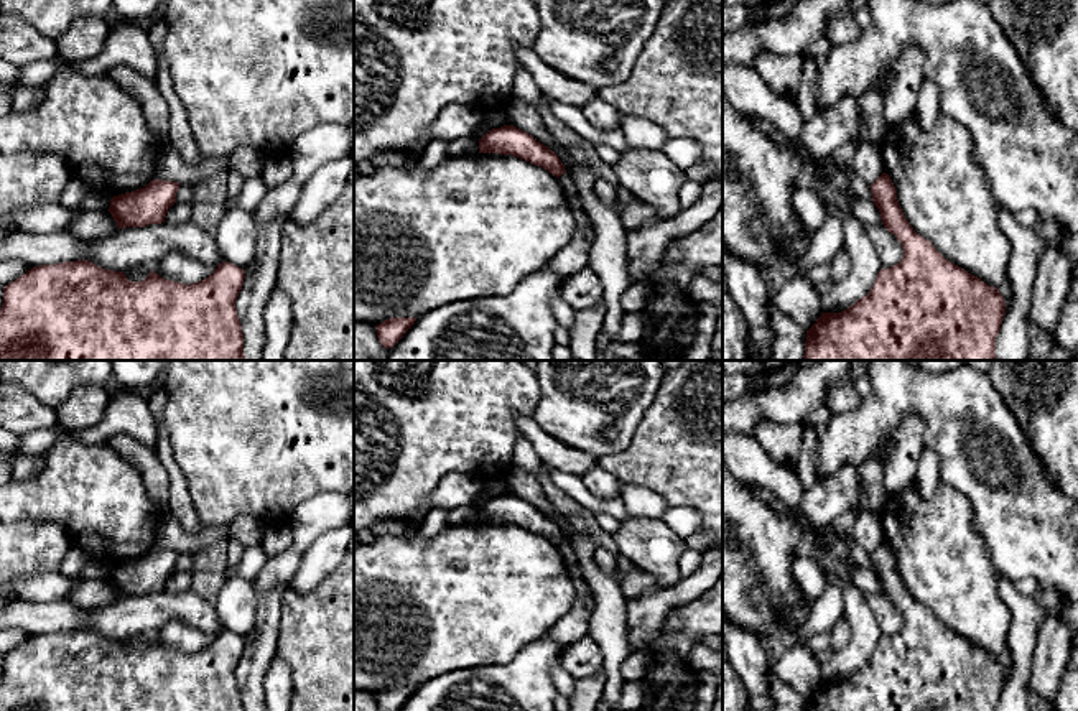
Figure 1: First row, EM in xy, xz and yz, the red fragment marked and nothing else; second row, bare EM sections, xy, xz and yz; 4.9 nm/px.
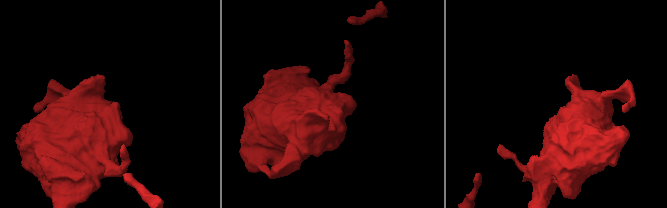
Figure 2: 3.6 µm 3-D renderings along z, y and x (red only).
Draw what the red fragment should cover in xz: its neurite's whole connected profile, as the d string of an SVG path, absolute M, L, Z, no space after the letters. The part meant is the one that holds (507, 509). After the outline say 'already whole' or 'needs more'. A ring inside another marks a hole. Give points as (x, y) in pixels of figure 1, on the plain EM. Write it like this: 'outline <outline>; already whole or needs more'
outline M513 494L489 499L479 509L479 522L512 523L541 535L556 546L566 541L565 533L555 520Z; already whole

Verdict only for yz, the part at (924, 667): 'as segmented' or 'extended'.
as segmented

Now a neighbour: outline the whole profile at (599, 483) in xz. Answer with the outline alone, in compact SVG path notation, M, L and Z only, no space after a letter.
M594 464L584 476L588 490L599 499L614 499L620 495L620 481Z

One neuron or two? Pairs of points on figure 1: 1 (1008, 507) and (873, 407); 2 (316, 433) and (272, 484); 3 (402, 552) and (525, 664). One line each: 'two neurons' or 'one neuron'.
1: one neuron
2: one neuron
3: two neurons

